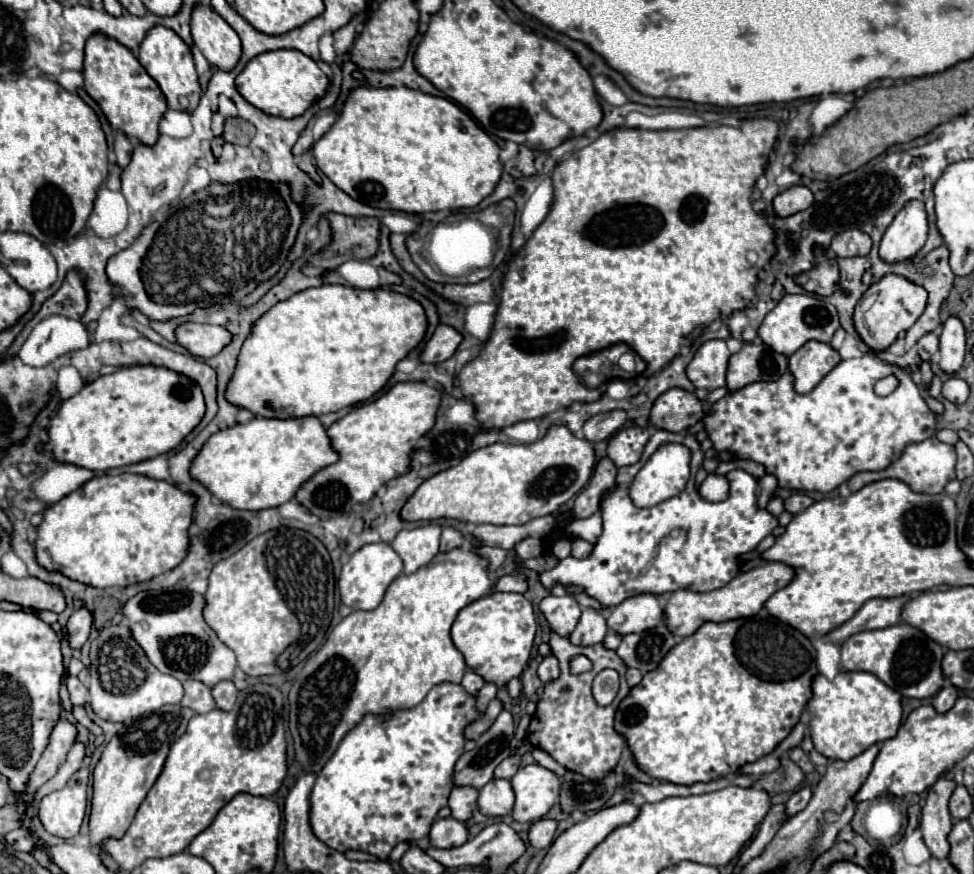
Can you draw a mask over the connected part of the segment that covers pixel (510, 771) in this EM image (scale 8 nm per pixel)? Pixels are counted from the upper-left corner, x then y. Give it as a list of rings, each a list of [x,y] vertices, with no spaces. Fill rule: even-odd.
[[[516,753],[516,755],[504,759],[504,761],[496,767],[494,777],[498,777],[498,779],[512,779],[512,775],[518,771],[518,767],[520,767],[520,755]]]

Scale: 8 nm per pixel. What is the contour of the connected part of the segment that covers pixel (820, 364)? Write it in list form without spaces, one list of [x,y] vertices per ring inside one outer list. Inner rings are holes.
[[[808,341],[794,355],[790,355],[790,373],[796,377],[796,391],[808,393],[812,391],[824,375],[828,375],[840,363],[838,351],[832,349],[830,343]]]

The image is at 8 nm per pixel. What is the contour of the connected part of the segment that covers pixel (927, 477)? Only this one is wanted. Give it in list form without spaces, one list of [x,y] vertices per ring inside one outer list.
[[[930,437],[922,443],[912,443],[908,445],[900,459],[896,459],[892,465],[888,465],[886,469],[882,471],[864,471],[864,473],[856,473],[848,479],[848,487],[850,491],[858,491],[862,489],[864,485],[872,483],[872,481],[880,481],[880,479],[902,479],[906,481],[914,491],[918,493],[942,493],[944,491],[944,485],[952,479],[956,479],[956,473],[954,473],[954,465],[956,465],[956,451],[952,445],[946,445],[946,443],[940,443],[936,437]]]

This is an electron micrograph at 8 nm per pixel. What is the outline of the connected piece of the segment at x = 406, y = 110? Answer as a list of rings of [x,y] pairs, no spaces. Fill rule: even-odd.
[[[356,87],[350,91],[348,99],[344,101],[344,107],[340,111],[340,117],[336,119],[336,123],[330,127],[328,133],[324,133],[316,143],[314,143],[314,159],[318,169],[344,193],[348,193],[352,199],[362,201],[370,207],[378,207],[378,209],[390,209],[390,211],[404,211],[404,213],[428,213],[428,211],[442,211],[442,209],[464,209],[464,207],[476,207],[484,197],[488,197],[496,183],[500,181],[502,175],[502,163],[498,159],[498,145],[474,123],[474,119],[460,109],[454,101],[446,99],[446,97],[434,97],[434,95],[426,95],[422,91],[414,91],[414,89],[406,89],[406,87]]]

